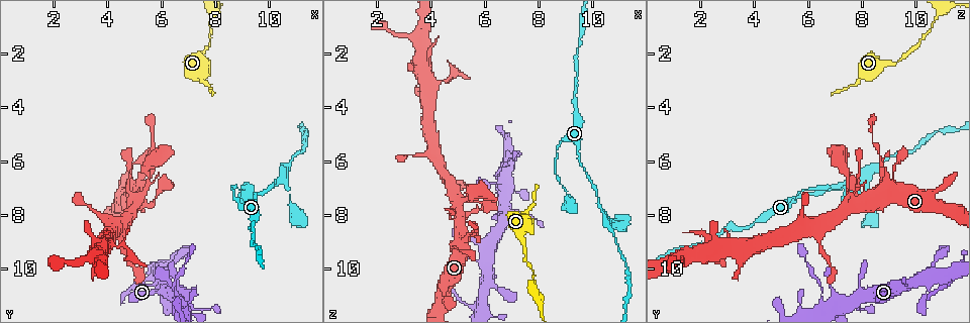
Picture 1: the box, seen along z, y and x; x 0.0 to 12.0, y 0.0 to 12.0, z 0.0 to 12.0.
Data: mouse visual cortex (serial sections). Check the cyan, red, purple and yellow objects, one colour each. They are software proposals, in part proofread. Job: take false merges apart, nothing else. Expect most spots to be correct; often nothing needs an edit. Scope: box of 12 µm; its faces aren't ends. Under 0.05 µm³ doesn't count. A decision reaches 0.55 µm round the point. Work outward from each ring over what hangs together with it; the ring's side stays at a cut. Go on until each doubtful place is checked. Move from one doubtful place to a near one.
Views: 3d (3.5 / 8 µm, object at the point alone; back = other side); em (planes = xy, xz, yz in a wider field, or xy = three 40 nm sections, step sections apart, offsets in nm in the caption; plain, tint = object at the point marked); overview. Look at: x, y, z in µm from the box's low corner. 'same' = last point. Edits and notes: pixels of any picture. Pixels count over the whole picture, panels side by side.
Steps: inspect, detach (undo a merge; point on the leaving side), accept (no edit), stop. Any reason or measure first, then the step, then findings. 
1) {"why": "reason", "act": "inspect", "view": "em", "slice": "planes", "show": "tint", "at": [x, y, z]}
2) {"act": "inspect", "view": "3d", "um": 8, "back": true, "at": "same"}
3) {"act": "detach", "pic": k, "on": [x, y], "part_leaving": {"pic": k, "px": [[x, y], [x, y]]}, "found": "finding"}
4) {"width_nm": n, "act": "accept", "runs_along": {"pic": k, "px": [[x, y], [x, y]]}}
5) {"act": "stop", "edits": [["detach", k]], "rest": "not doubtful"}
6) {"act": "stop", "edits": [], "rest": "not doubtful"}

{"why": "thin arm on a thick one", "act": "inspect", "view": "3d", "um": 3.5, "at": [6.5, 11.3, 6.4]}

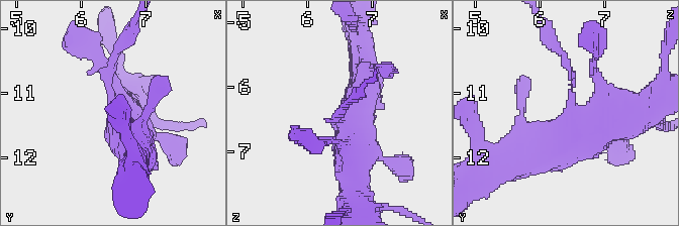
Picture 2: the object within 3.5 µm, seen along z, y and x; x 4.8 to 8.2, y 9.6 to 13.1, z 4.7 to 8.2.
{"arms": 3, "arm_widths_nm": [150, 500, 600], "why": "need the tissue", "act": "inspect", "view": "em", "slice": "planes", "show": "tint", "at": [6.55, 11.30, 6.50]}

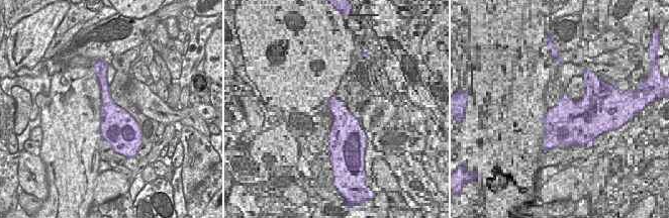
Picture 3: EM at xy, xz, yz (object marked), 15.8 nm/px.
{"act": "accept", "runs_along": {"pic": 2, "px": [[355, 176], [346, 104]]}, "found": "all the same cell"}

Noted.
{"why": "sudden change in width", "act": "inspect", "view": "3d", "um": 8, "back": true, "at": [7.8, 0.8, 10.7]}

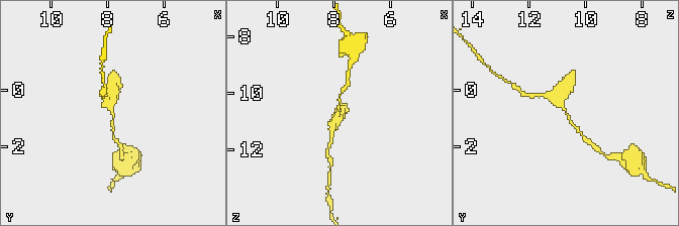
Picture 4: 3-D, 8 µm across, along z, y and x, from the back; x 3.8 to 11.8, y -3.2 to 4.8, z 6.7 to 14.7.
{"arms": 3, "arm_widths_nm": [150, 250, 300], "why": "now the EM", "act": "inspect", "view": "em", "slice": "xy", "step": 1, "show": "tint", "at": [7.9, 0.8, 10.6]}

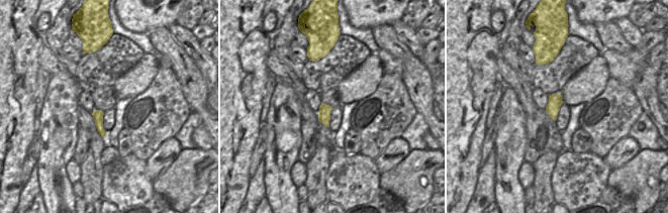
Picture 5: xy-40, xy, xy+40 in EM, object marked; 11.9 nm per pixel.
{"act": "accept", "runs_along": {"pic": 4, "px": [[583, 135], [560, 104], [545, 95]]}, "found": "continuous, no second cell"}

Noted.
{"why": "thin arm on a thick one", "act": "inspect", "view": "3d", "um": 3.5, "at": [10.3, 6.6, 7.8]}

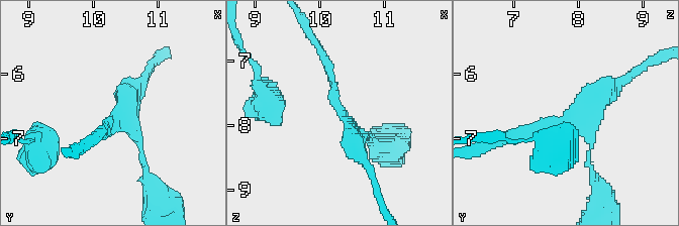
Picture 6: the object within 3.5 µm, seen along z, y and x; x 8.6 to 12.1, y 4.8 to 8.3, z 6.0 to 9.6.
{"arms": 3, "arm_widths_nm": [100, 200, 300], "act": "inspect", "view": "em", "slice": "xy", "step": 5, "show": "tint", "at": [10.30, 6.65, 7.85]}

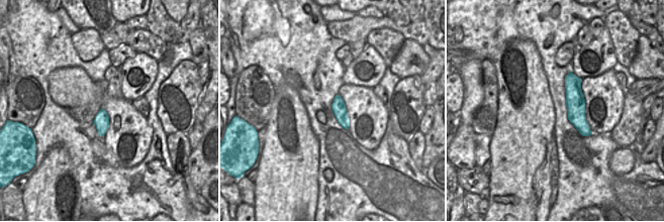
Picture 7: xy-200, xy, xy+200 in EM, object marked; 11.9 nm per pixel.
{"why": "another direction", "act": "inspect", "view": "em", "slice": "xy", "step": 1, "show": "tint", "at": "same"}

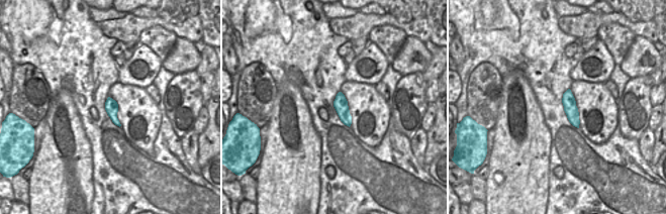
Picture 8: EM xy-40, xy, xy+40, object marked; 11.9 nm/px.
{"act": "accept", "runs_along": {"pic": 6, "px": [[326, 63], [332, 101], [370, 137]]}, "found": "one cell here"}

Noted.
{"act": "stop", "edits": [], "rest": "not doubtful"}

